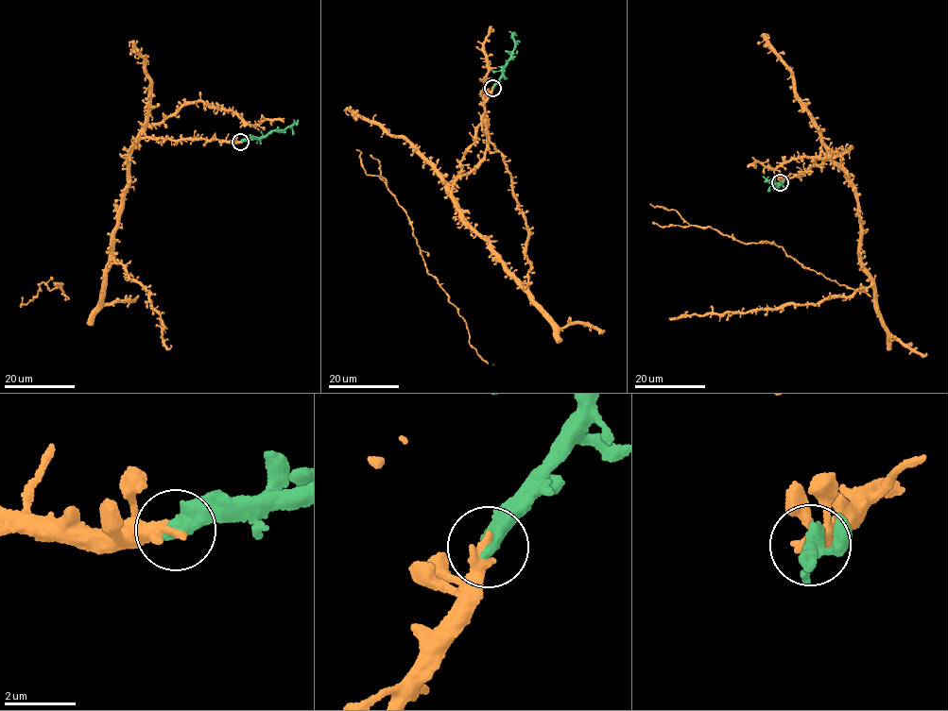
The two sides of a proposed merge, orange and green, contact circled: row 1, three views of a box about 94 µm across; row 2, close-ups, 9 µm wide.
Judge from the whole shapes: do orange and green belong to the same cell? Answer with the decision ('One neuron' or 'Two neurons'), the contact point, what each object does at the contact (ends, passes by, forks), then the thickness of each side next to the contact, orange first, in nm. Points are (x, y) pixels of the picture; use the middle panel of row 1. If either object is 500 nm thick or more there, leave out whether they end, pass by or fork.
One neuron. Place: (492, 88). Thickness 400 nm (orange) against 500 nm

